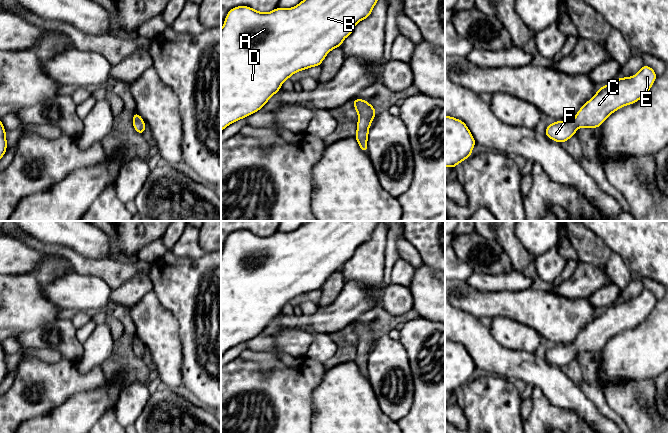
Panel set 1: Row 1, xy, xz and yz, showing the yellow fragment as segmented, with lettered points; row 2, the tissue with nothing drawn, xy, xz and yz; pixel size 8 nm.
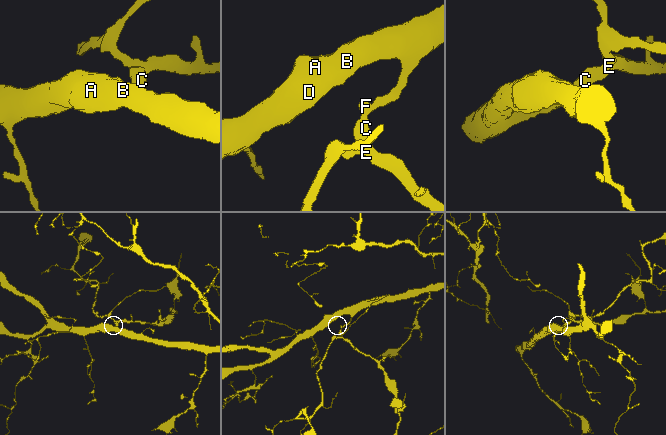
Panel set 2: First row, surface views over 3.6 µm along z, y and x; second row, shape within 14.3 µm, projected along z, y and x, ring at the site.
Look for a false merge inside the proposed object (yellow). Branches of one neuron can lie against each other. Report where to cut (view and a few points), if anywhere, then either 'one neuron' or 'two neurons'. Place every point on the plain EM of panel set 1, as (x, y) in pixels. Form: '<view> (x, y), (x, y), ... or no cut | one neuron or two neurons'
no cut | one neuron

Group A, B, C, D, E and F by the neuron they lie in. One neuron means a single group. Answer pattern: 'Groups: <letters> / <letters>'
Groups: A B C D E F

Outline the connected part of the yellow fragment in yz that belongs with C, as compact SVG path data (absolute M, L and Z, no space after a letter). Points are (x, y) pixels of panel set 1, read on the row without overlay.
M644 288L635 299L600 311L572 344L554 345L546 351L545 359L561 368L574 360L578 352L599 352L612 337L646 320L656 302L654 293Z

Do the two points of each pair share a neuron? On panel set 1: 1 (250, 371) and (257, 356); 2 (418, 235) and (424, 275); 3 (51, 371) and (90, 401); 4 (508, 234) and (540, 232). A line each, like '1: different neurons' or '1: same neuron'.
1: different neurons
2: different neurons
3: different neurons
4: different neurons

